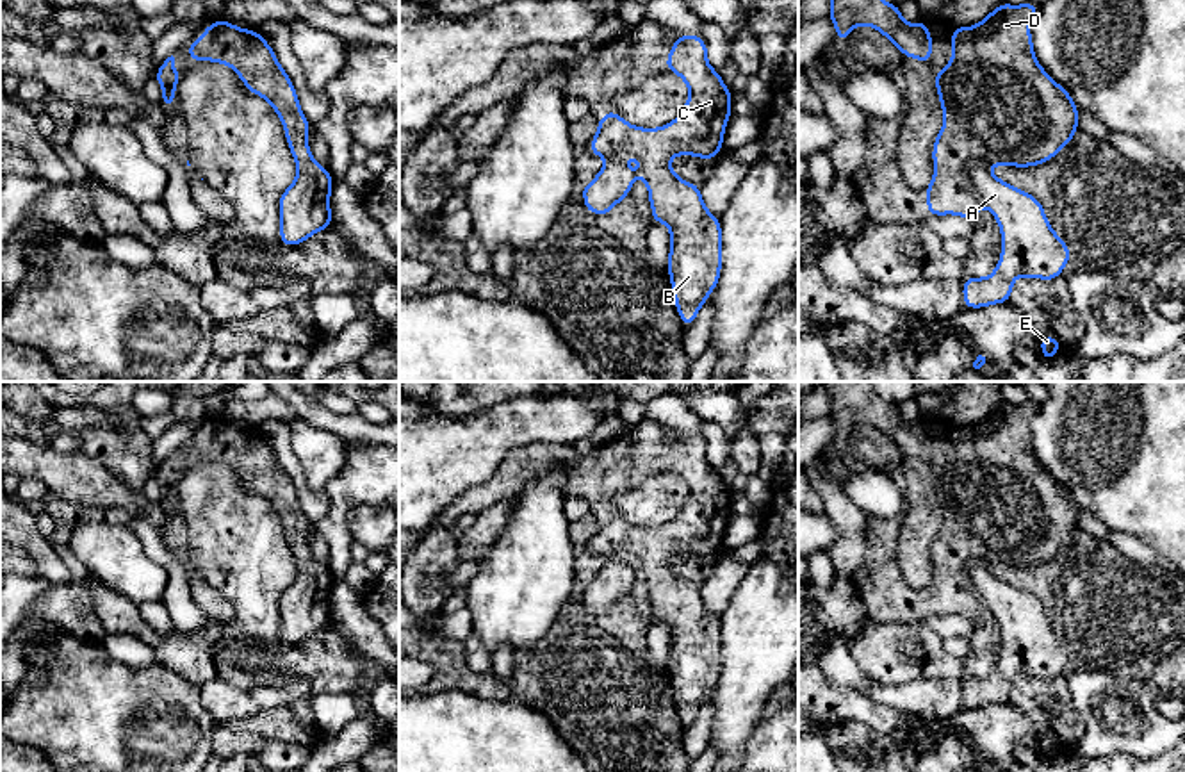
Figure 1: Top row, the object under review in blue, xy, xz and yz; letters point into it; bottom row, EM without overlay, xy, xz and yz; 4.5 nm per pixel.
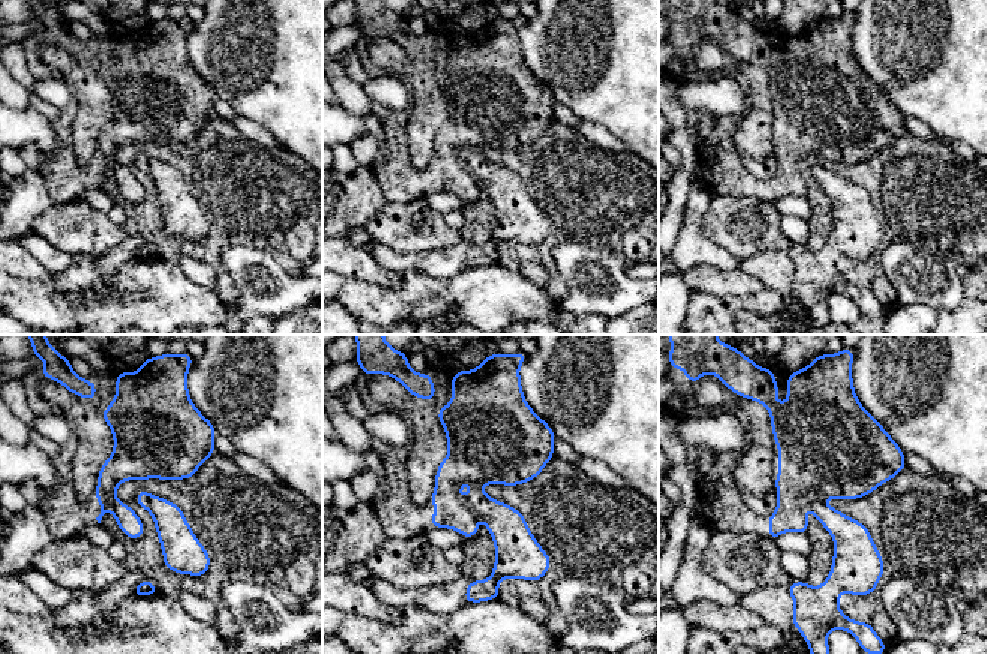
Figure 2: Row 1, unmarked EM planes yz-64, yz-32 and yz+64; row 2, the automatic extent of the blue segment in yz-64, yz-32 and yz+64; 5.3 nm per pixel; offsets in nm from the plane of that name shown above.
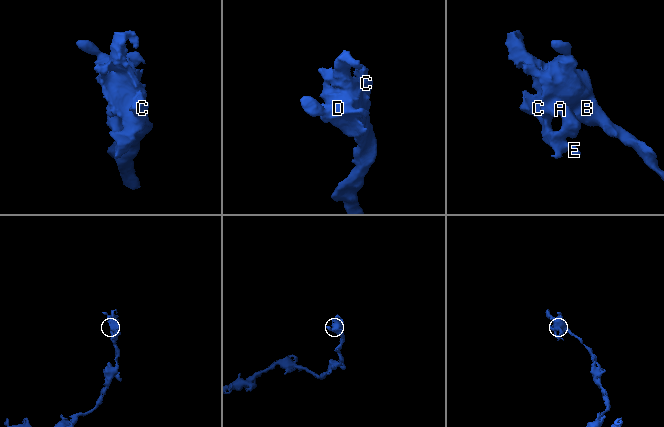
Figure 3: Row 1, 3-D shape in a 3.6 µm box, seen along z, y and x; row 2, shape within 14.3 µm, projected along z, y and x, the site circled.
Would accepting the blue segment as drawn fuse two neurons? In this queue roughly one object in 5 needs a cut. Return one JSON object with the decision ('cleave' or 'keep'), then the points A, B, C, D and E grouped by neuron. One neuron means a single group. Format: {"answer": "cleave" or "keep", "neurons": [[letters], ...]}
{"answer": "keep", "neurons": [["A", "B", "C", "D", "E"]]}

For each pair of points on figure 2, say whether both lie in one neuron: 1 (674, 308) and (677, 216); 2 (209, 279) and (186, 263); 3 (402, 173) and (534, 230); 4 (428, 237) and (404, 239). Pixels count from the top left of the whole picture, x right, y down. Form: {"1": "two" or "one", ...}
{"1": "two", "2": "one", "3": "one", "4": "one"}

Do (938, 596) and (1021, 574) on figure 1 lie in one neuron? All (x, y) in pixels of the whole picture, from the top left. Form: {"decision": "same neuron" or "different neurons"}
{"decision": "different neurons"}

